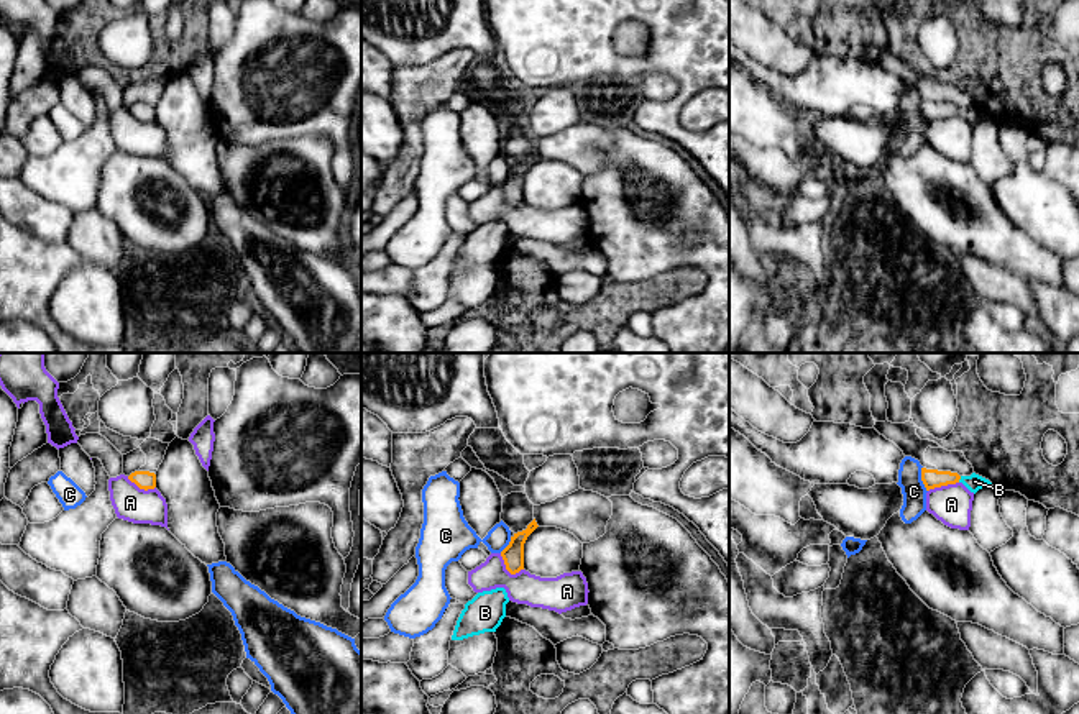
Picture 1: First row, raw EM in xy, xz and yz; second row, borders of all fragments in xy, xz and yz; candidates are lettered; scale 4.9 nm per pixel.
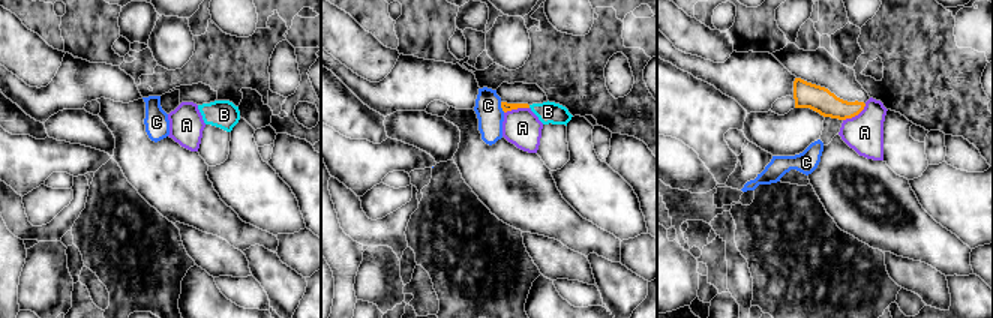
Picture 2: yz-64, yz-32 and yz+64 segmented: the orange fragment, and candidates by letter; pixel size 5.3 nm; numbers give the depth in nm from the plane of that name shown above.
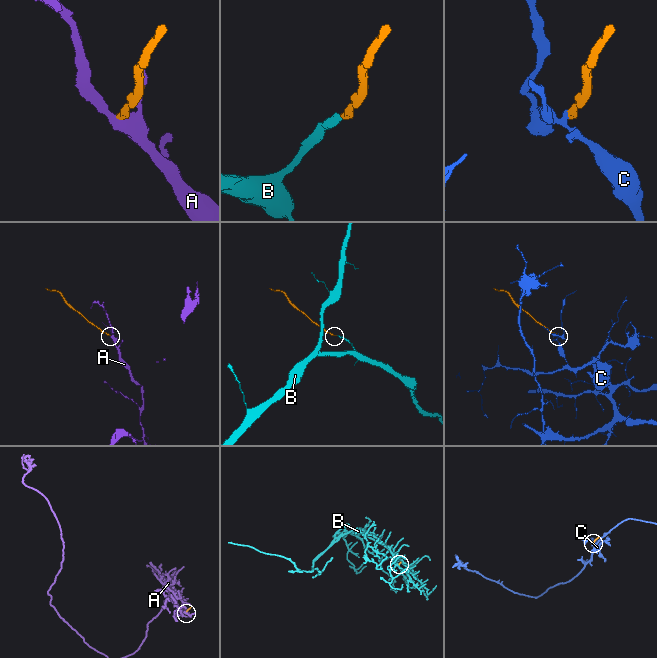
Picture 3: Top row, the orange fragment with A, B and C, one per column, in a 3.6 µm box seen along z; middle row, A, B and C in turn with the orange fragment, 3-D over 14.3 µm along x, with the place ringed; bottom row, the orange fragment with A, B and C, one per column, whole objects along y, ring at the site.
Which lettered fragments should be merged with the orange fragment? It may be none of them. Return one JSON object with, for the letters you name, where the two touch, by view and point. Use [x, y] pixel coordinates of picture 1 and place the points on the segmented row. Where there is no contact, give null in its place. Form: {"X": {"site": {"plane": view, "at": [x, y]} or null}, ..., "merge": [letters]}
{"B": {"site": {"plane": "yz", "at": [959, 478]}}, "merge": ["B"]}

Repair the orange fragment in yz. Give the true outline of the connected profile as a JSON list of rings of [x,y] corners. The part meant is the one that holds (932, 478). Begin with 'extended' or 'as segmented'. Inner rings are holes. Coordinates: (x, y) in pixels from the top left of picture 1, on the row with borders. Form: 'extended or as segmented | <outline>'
extended | [[[921,468],[921,481],[926,491],[956,483],[962,483],[974,494],[982,487],[994,487],[989,479],[976,473],[972,473],[971,476],[959,476],[957,473],[951,471],[938,471],[926,468]]]

